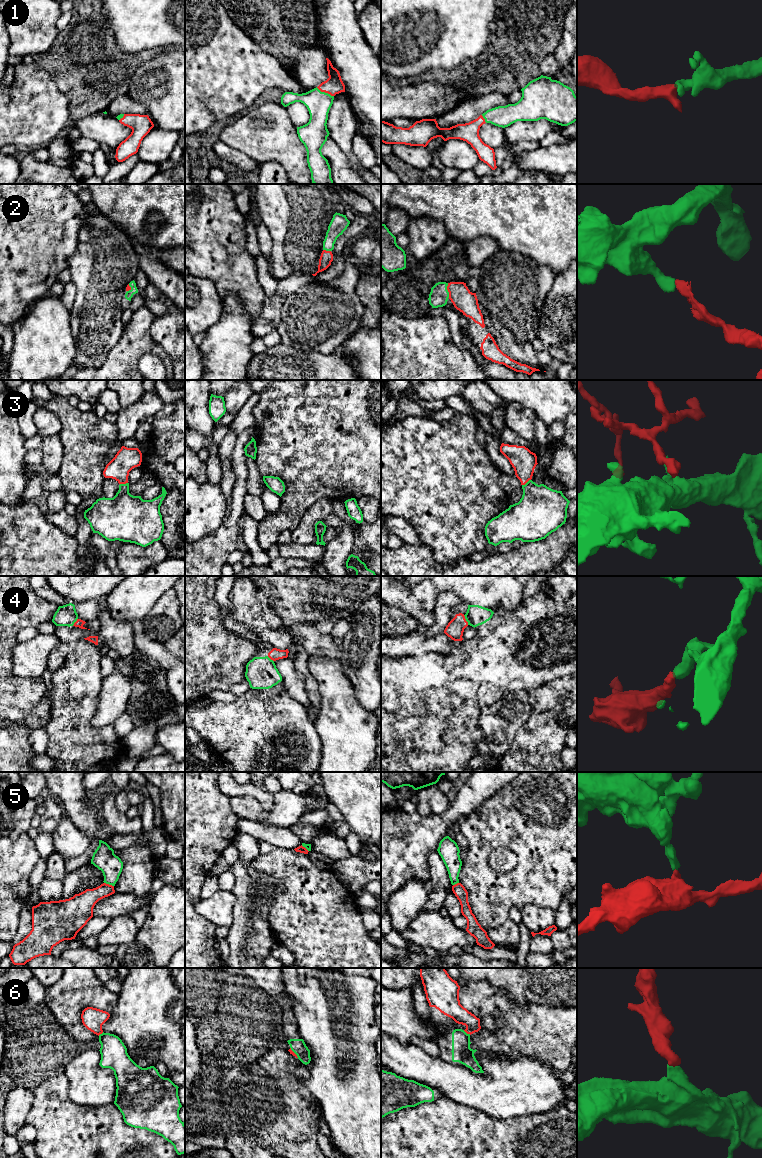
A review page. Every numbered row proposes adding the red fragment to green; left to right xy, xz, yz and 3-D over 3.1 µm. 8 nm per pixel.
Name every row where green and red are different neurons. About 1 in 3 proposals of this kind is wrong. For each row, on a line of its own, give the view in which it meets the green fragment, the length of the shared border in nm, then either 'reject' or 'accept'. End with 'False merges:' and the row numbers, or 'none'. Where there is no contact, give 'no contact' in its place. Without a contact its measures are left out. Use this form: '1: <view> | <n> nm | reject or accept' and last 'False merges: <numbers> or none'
1: xz | 160 nm | accept
2: yz | 120 nm | accept
3: yz | 90 nm | accept
4: yz | 90 nm | accept
5: xy | 90 nm | reject
6: yz | 70 nm | accept
False merges: 5

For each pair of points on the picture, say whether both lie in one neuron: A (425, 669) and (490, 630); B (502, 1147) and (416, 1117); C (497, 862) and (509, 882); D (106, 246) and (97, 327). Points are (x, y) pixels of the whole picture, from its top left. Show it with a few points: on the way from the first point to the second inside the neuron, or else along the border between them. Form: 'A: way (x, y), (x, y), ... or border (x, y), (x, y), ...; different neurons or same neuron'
A: way (442, 669), (456, 669), (478, 647); same neuron
B: way (481, 1147), (446, 1147), (437, 1138); same neuron
C: border (489, 853), (497, 871), (517, 862); different neurons
D: way (102, 266), (101, 288), (97, 307); same neuron

